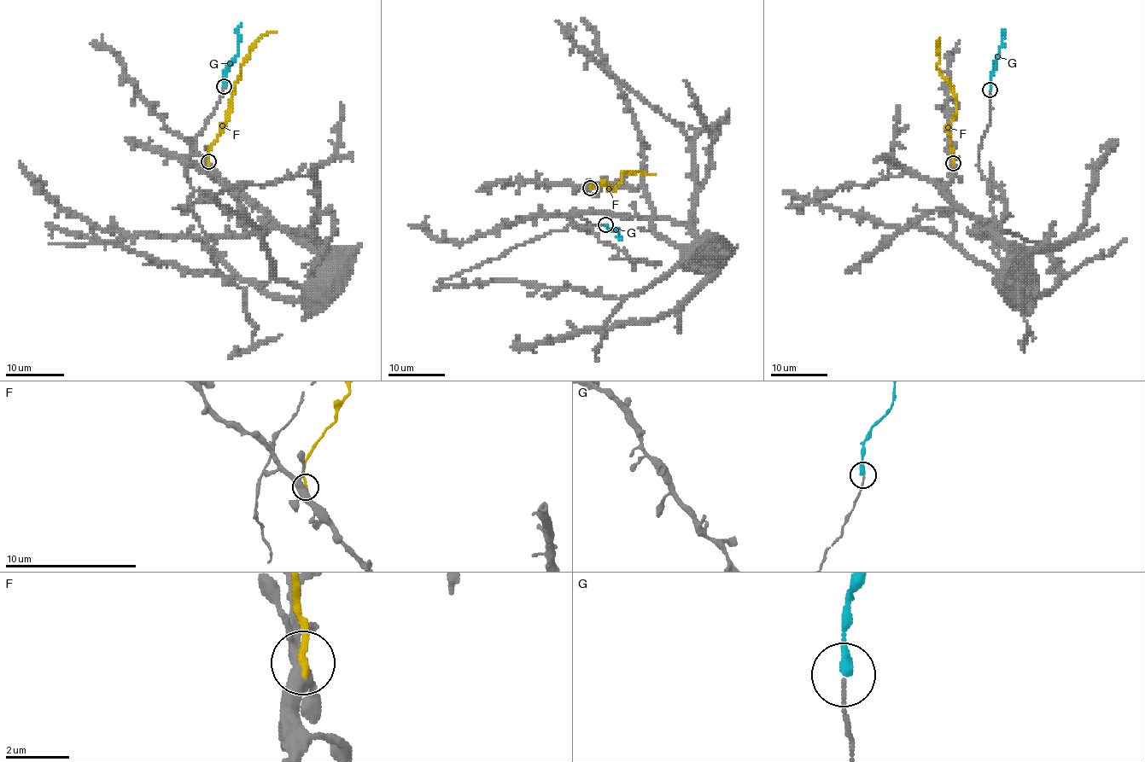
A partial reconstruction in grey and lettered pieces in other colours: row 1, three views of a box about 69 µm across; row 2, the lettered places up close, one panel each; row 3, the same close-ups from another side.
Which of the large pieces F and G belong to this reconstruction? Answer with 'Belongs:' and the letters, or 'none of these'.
Belongs: G

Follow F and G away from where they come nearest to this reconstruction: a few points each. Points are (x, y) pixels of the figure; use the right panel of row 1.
F: (953, 163), (949, 127), (955, 112), (955, 95), (937, 66), (938, 37)
G: (990, 90), (990, 72), (1005, 28)

